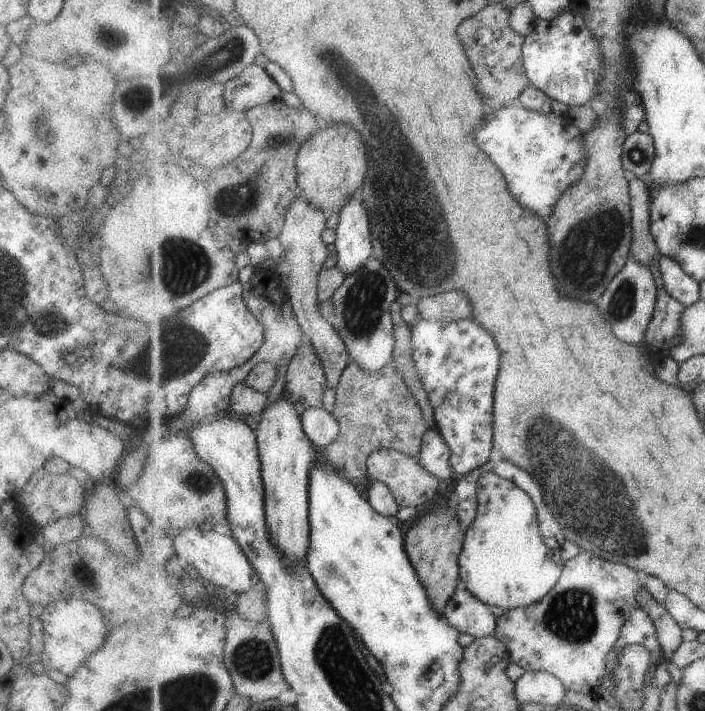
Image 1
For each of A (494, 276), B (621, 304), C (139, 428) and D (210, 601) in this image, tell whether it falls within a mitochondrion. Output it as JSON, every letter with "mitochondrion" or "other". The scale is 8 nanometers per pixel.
{"A":"other","B":"mitochondrion","C":"other","D":"other"}

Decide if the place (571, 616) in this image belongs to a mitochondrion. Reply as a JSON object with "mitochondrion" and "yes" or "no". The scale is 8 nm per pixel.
{"mitochondrion":"yes"}

